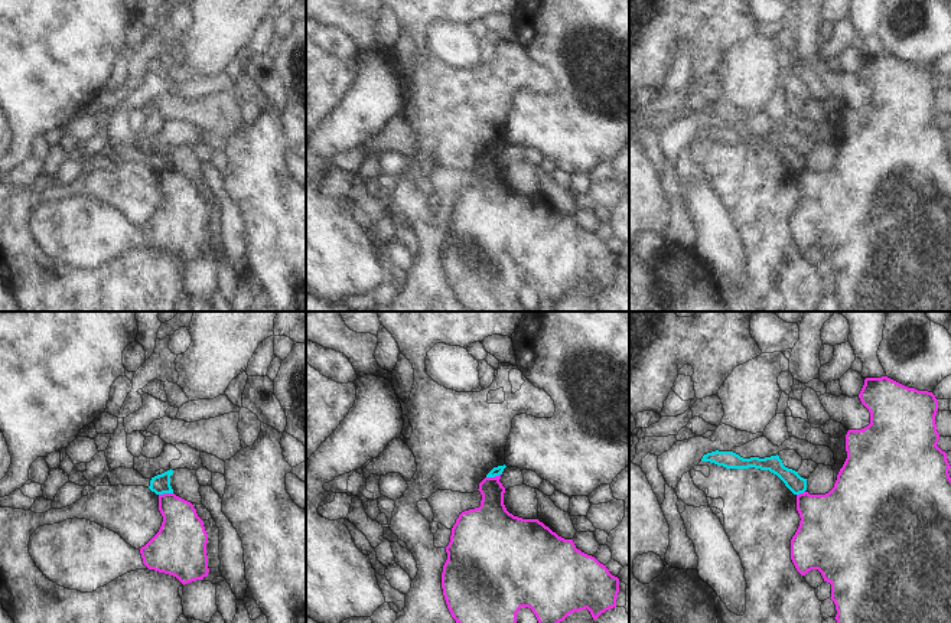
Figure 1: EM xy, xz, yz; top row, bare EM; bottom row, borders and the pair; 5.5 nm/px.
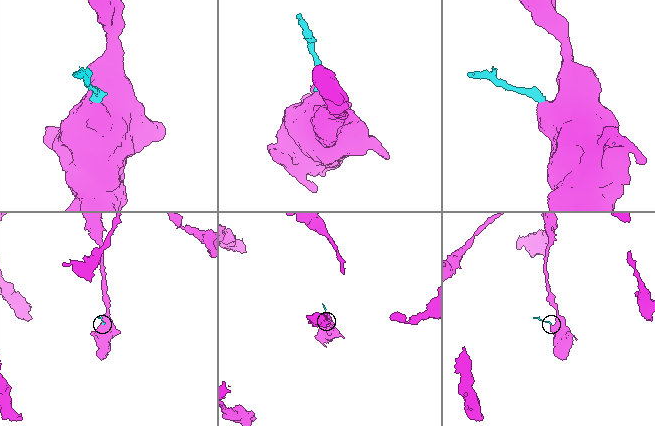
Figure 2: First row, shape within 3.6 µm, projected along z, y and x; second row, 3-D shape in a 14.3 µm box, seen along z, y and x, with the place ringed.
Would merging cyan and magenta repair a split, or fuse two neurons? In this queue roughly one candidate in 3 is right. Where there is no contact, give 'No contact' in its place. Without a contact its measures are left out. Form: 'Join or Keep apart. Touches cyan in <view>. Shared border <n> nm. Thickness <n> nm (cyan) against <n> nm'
Keep apart. Touches cyan in xy. Shared border 80 nm. Thickness 110 nm (cyan) against 260 nm.

